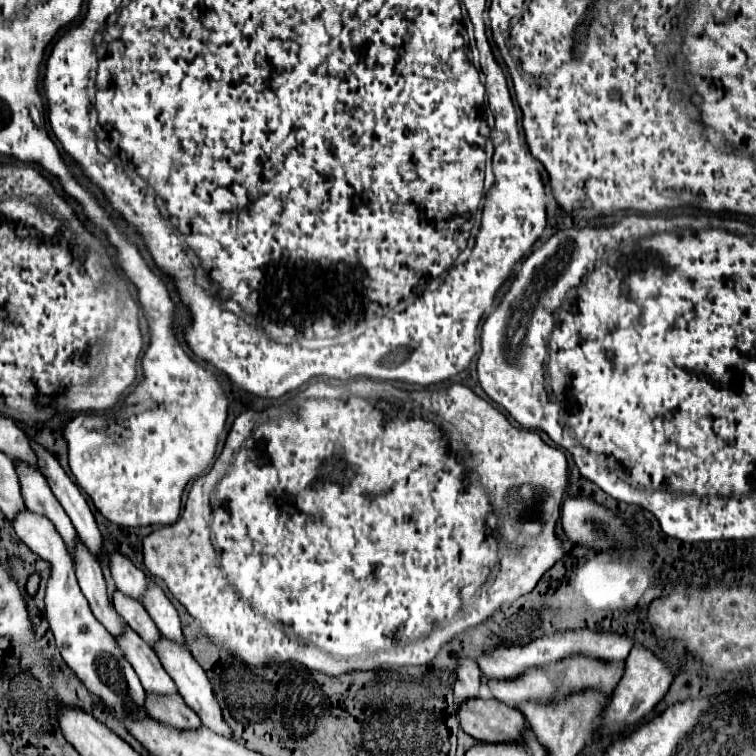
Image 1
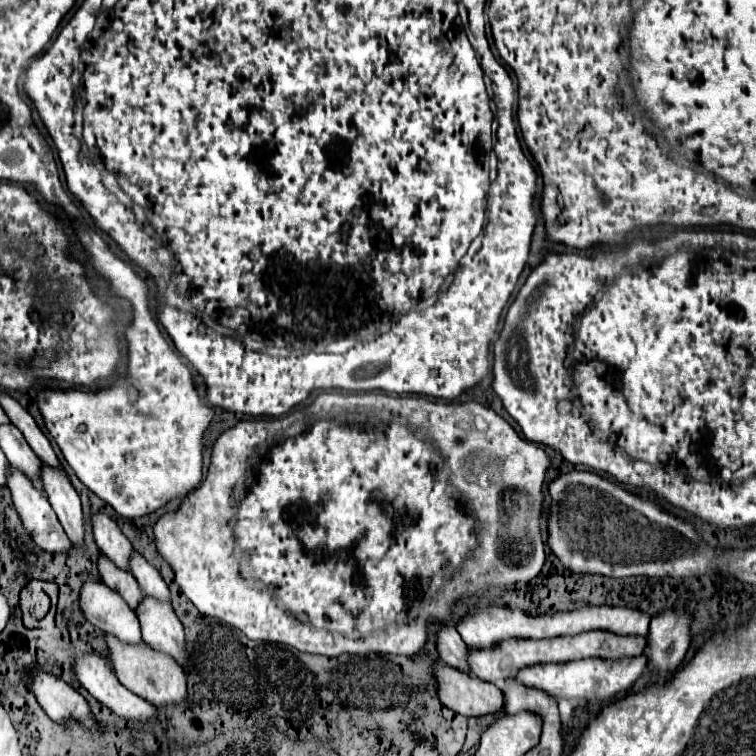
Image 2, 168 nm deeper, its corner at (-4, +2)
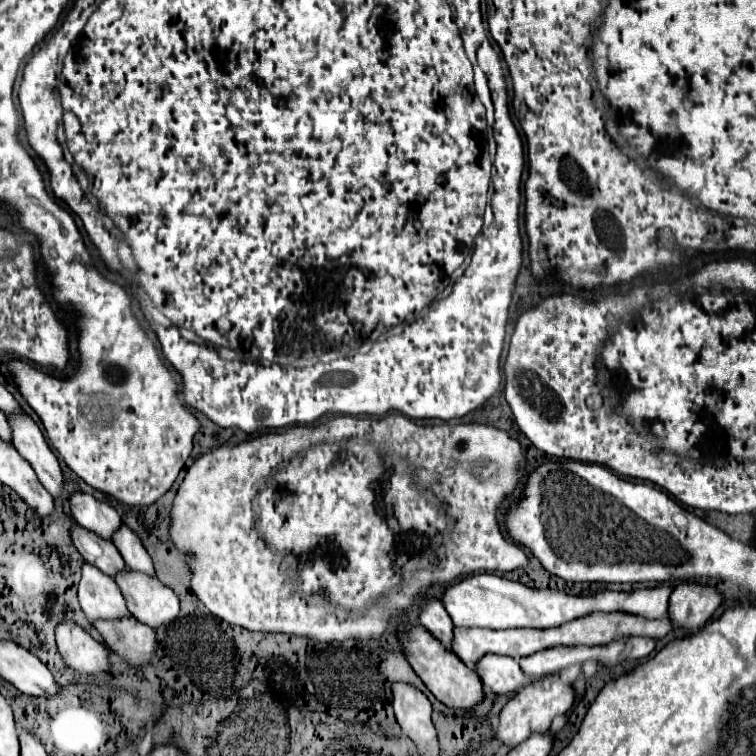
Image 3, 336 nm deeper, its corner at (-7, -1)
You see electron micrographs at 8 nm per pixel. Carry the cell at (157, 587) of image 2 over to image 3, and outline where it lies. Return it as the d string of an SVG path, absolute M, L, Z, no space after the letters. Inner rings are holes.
M122 525L120 531L116 531L116 539L112 543L116 545L116 549L120 551L122 559L126 561L126 565L132 571L140 571L140 573L146 573L150 577L156 577L150 555L144 551L140 539L126 525Z

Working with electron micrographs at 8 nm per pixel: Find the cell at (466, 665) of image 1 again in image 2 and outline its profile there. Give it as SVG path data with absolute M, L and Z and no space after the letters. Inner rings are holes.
M439 624L437 632L435 632L435 638L437 638L439 658L447 666L453 666L457 670L469 672L469 666L467 666L467 644L461 640L461 636L455 630L455 626Z

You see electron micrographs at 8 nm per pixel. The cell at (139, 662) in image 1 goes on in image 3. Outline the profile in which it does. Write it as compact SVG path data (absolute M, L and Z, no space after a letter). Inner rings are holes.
M90 563L82 567L78 601L90 623L94 623L96 619L114 621L130 617L130 611L116 581L92 567Z

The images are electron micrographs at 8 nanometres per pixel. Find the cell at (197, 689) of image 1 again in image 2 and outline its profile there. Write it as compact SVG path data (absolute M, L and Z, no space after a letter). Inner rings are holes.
M145 596L141 600L141 612L137 612L143 640L149 642L153 648L171 654L177 664L185 664L185 636L183 624L179 622L177 614L173 612L171 604L165 600L151 600Z

